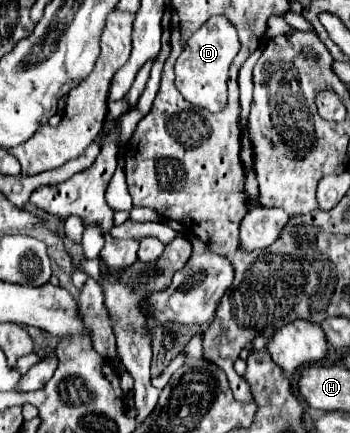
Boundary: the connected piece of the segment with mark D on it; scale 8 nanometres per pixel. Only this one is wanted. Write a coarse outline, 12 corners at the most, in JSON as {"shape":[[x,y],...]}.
{"shape":[[211,17],[175,63],[175,85],[217,113],[240,49],[237,29]]}

